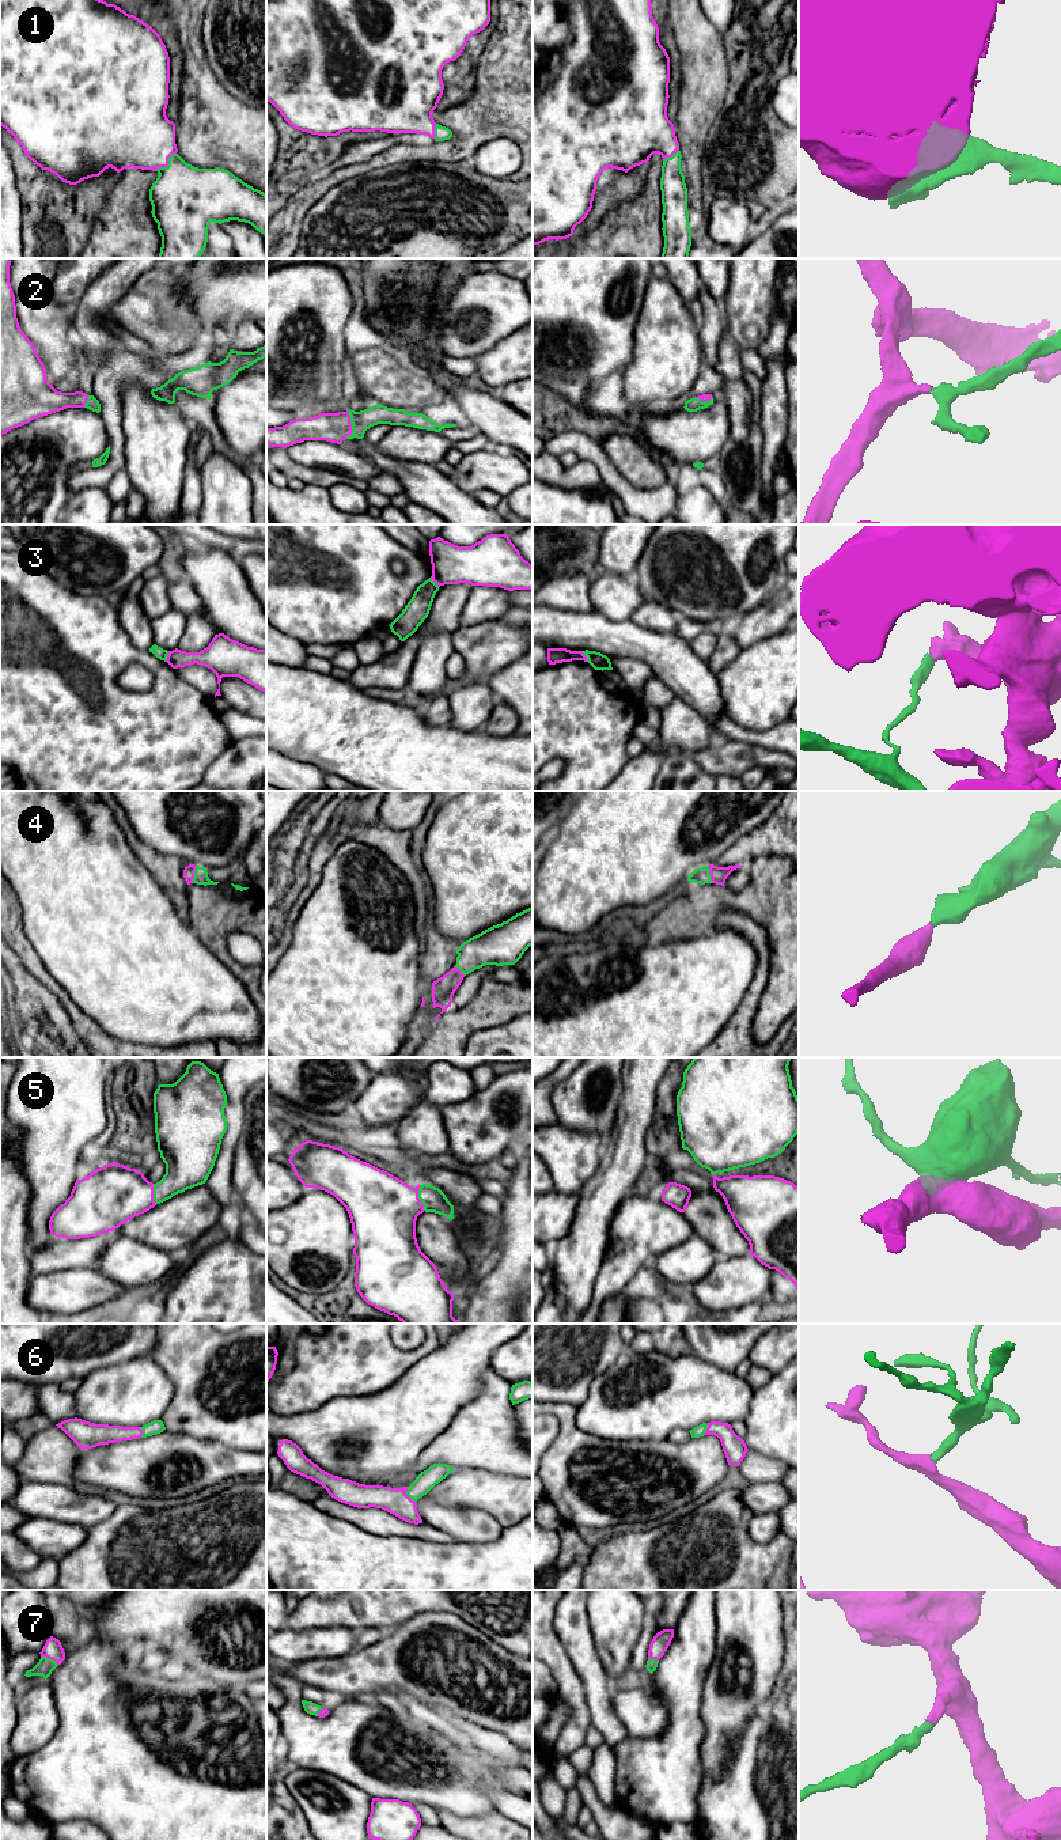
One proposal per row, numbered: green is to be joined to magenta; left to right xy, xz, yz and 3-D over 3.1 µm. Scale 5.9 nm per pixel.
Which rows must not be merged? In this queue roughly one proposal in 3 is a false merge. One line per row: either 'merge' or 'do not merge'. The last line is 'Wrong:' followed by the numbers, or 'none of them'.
1: merge
2: merge
3: do not merge
4: merge
5: merge
6: merge
7: merge
Wrong: 3

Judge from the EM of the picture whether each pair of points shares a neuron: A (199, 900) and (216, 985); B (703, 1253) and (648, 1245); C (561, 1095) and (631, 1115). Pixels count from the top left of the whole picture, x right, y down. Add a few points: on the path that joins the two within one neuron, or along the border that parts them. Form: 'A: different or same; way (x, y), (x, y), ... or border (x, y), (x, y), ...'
A: different; border (189, 927), (232, 973)
B: different; border (693, 1233), (655, 1257)
C: different; border (622, 1079), (622, 1101), (610, 1129)

